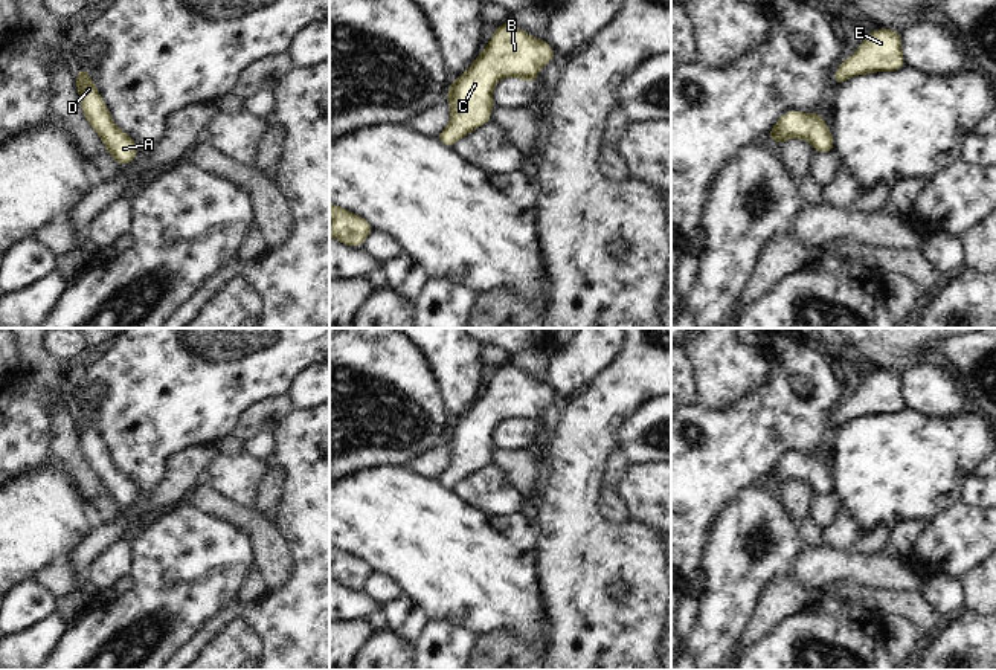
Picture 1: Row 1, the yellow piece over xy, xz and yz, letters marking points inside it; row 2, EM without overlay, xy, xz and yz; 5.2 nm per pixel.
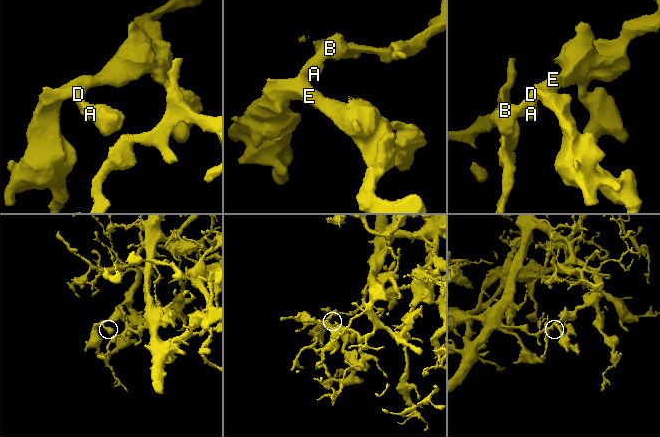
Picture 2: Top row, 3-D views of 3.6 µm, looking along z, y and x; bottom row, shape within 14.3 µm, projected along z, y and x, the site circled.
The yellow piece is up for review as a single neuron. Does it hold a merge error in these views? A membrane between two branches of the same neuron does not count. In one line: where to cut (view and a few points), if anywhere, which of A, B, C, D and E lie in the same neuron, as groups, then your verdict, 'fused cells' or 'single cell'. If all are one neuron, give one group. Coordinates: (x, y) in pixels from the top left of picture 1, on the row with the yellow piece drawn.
no cut | A B C D E | single cell

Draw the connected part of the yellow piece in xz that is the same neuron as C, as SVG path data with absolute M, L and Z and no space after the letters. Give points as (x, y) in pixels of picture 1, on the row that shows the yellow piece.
M503 21L471 66L451 81L445 95L450 121L435 137L451 150L456 140L491 121L493 89L500 79L516 76L535 85L540 69L555 58L548 40Z

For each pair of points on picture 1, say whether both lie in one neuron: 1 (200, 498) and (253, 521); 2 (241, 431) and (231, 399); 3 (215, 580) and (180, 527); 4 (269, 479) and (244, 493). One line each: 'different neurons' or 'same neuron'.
1: same neuron
2: different neurons
3: same neuron
4: different neurons

